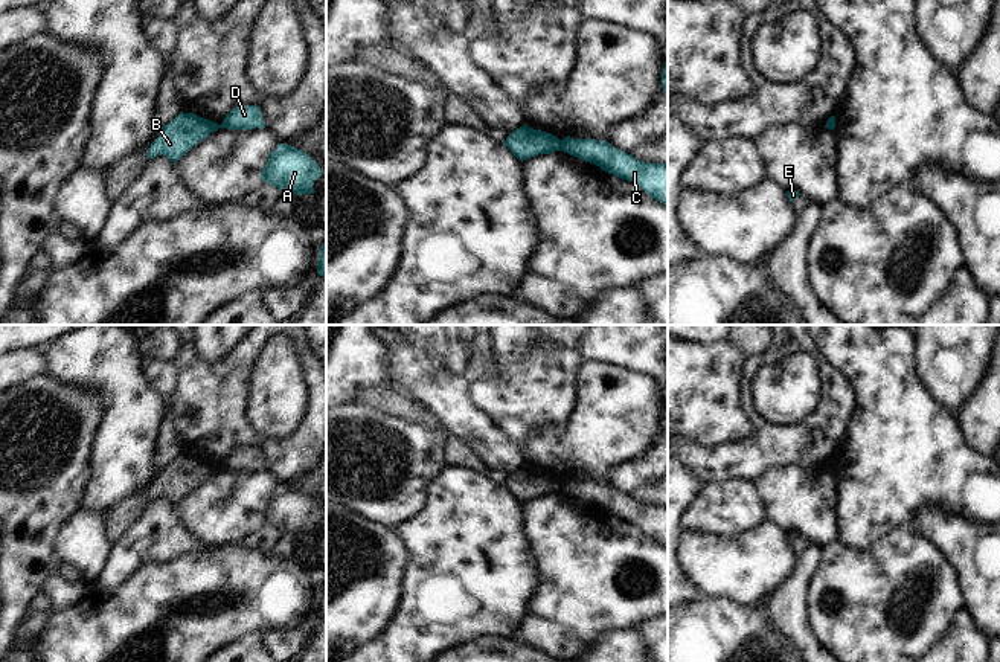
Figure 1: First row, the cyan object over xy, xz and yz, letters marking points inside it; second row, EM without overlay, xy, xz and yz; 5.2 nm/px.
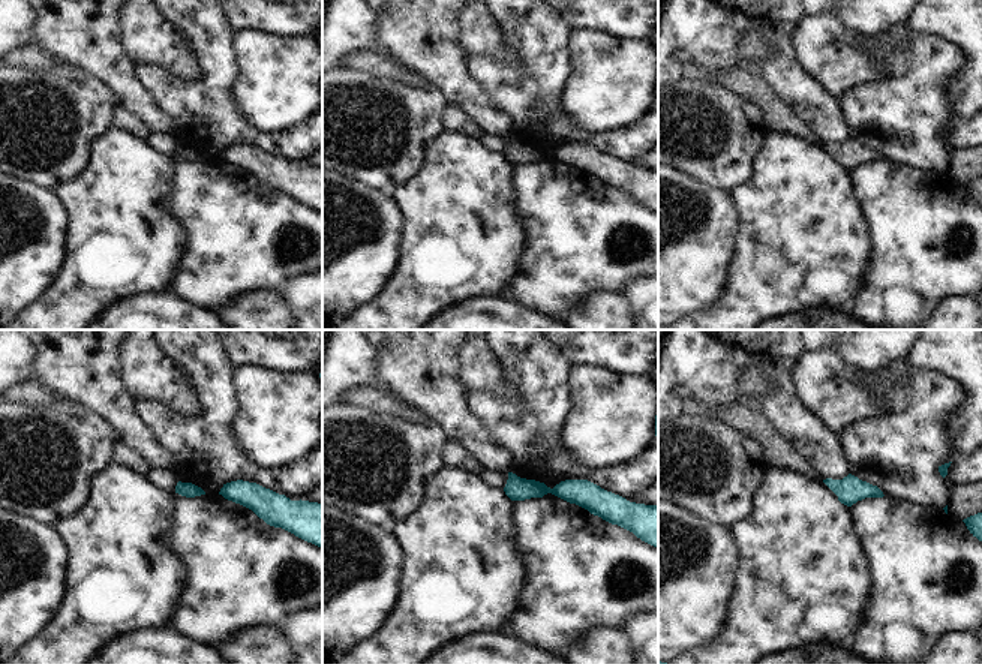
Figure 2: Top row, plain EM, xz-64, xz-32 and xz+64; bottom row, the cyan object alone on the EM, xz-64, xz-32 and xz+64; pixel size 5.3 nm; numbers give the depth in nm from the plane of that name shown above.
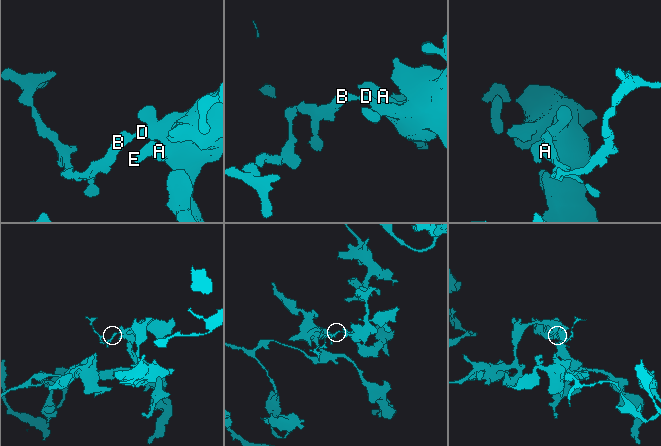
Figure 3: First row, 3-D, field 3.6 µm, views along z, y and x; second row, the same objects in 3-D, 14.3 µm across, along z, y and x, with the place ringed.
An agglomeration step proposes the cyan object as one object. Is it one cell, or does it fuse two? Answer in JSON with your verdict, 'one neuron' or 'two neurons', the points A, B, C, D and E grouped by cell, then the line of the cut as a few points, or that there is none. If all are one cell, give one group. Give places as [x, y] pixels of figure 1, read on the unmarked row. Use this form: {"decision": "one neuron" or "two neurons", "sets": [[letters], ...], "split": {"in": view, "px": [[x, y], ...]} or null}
{"decision": "two neurons", "sets": [["A", "C", "D", "E"], ["B"]], "split": {"in": "xz", "px": [[560, 482], [561, 491]]}}

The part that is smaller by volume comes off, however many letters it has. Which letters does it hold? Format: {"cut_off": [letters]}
{"cut_off": ["B"]}

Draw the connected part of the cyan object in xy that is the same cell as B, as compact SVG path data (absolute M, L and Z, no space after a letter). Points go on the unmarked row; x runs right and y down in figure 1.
M183 455L165 467L159 473L159 479L148 490L146 500L154 500L160 496L166 497L171 505L181 500L200 482L220 470L218 465L200 459L195 455Z

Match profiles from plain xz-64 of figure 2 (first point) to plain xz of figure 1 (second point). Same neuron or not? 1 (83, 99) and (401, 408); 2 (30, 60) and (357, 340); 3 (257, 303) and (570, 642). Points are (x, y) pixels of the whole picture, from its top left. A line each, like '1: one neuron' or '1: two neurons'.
1: two neurons
2: two neurons
3: two neurons

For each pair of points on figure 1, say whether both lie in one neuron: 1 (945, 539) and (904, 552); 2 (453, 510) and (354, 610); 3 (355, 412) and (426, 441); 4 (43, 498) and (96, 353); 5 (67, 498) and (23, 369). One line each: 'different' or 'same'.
1: different
2: different
3: same
4: different
5: different

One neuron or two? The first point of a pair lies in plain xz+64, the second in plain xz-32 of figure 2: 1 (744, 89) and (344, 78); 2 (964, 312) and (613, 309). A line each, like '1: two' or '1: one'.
1: two
2: one

